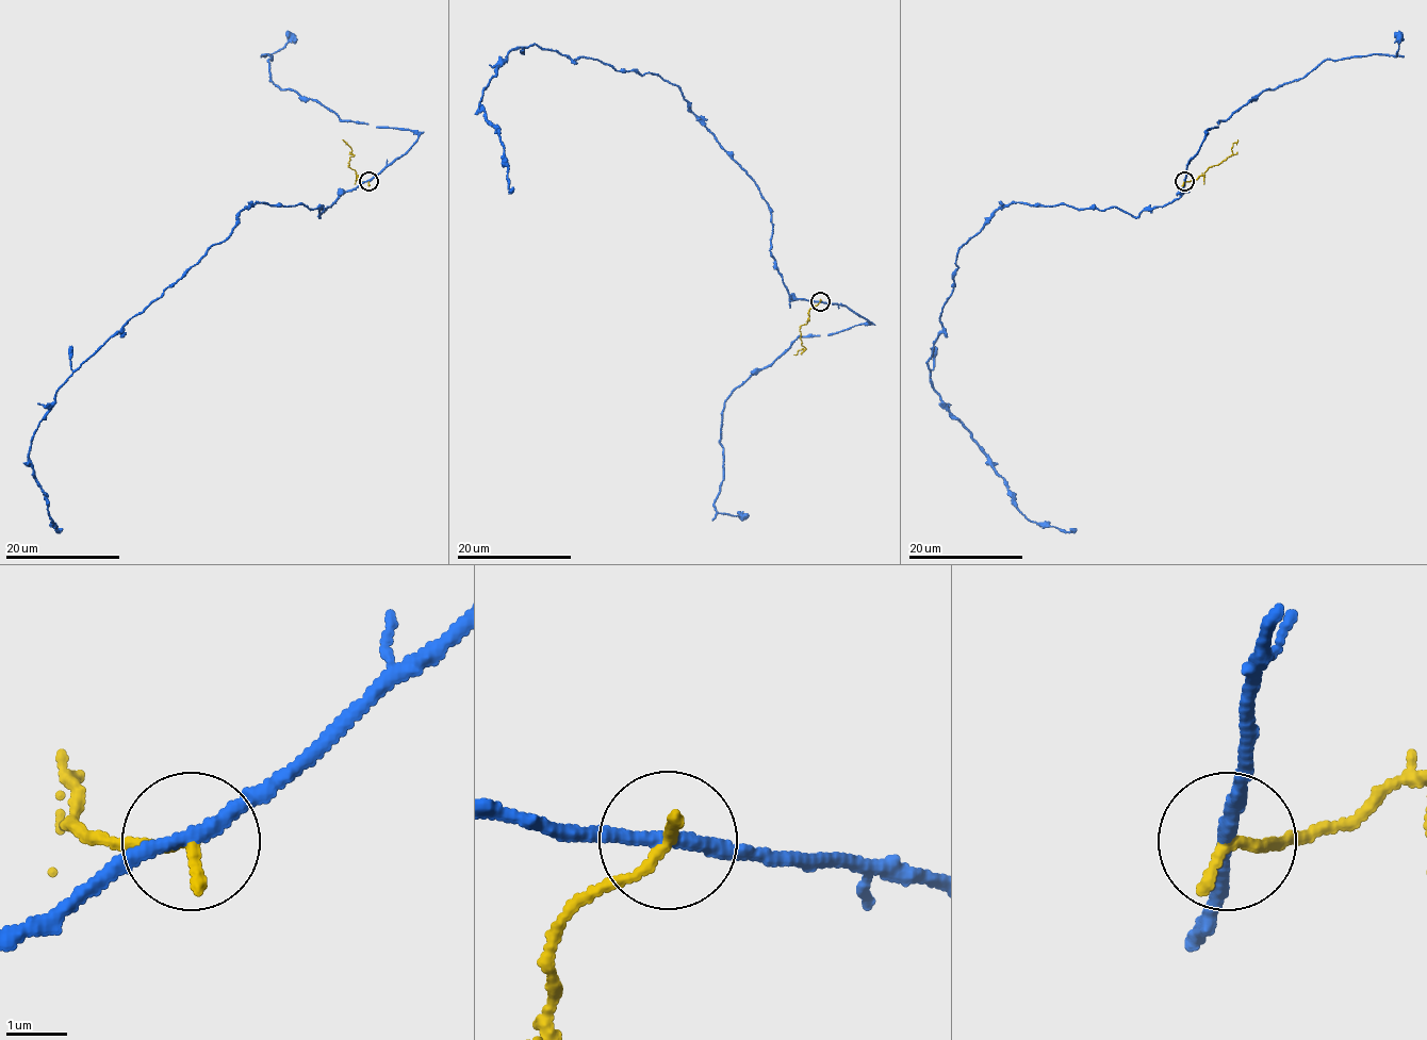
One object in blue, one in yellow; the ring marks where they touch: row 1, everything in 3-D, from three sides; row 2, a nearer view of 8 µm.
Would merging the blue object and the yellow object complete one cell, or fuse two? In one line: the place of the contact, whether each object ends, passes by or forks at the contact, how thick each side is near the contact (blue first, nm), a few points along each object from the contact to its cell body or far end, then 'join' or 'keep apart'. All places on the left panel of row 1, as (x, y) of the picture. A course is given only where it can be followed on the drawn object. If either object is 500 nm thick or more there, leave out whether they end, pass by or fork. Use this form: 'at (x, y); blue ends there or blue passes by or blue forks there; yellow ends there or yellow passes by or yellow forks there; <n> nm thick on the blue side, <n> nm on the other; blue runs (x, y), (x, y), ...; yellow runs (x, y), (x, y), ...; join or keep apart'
at (368, 181); blue passes by; yellow ends there; 240 nm thick on the blue side, 220 nm on the other; blue runs (367, 181), (318, 216), (321, 208), (247, 204), (223, 241), (85, 360), (33, 433), (29, 457), (61, 529); yellow runs (367, 181), (359, 181), (356, 171), (347, 166), (354, 154), (342, 138); keep apart

